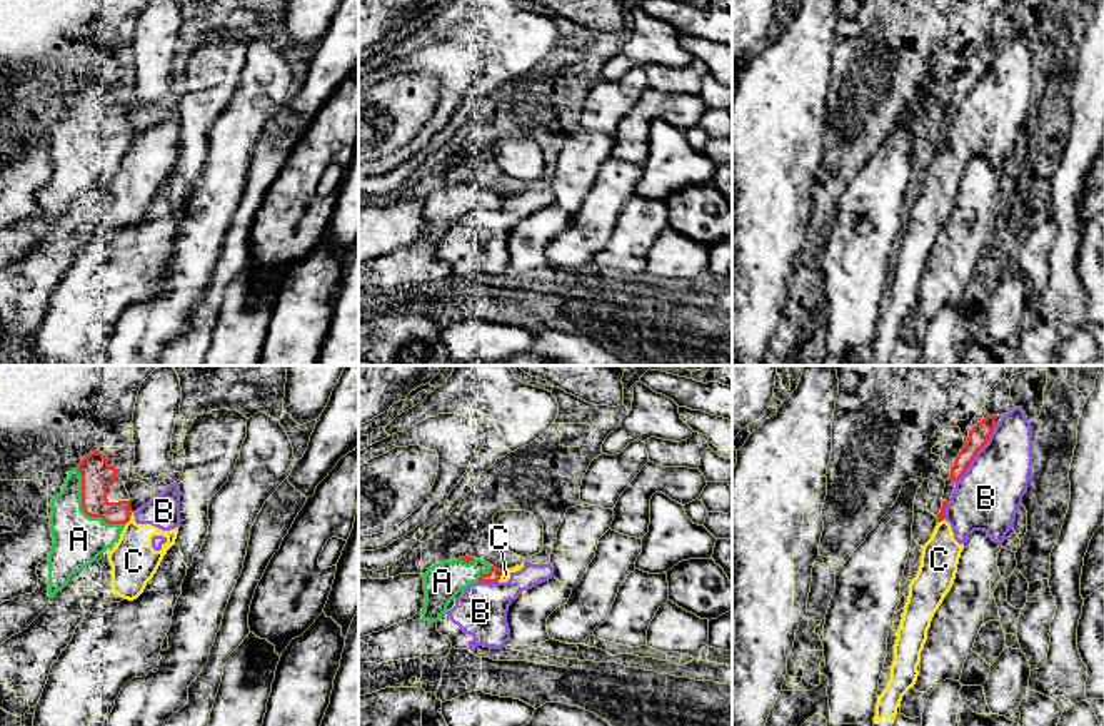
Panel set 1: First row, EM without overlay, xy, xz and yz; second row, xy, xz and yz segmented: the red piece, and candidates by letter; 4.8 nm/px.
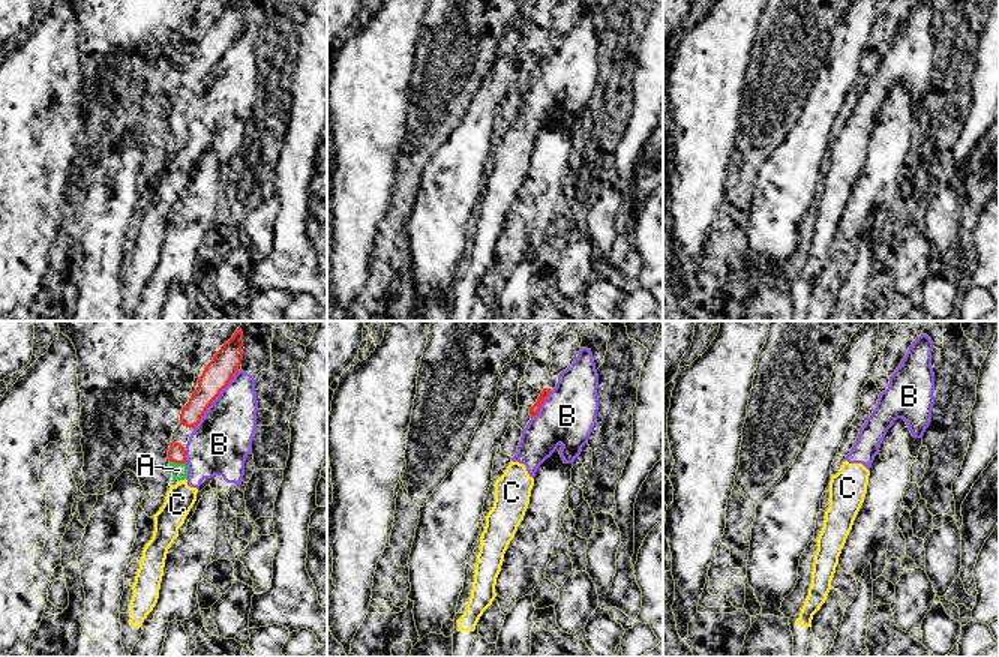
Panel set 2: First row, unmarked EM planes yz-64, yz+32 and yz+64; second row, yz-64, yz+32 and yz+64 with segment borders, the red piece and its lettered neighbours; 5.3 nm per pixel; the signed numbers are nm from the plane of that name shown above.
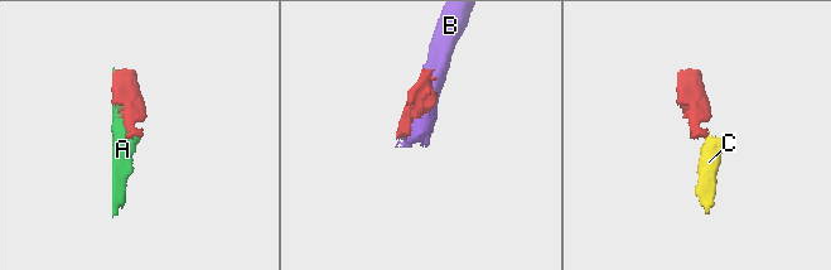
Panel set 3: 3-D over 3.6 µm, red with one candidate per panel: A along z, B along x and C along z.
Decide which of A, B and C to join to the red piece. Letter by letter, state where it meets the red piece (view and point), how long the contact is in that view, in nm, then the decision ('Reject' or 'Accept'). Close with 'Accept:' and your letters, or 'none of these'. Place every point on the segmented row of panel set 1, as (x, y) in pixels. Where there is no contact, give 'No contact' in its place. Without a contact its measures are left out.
A: Touches red at xy (82, 508). Shared border 360 nm. Accept
B: Touches red at yz (976, 454). Shared border 340 nm. Reject
C: Touches red at xy (129, 519). Shared border 70 nm. Reject
Accept: A

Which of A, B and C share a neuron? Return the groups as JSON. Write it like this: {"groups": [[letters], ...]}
{"groups": [["A"], ["B", "C"]]}

